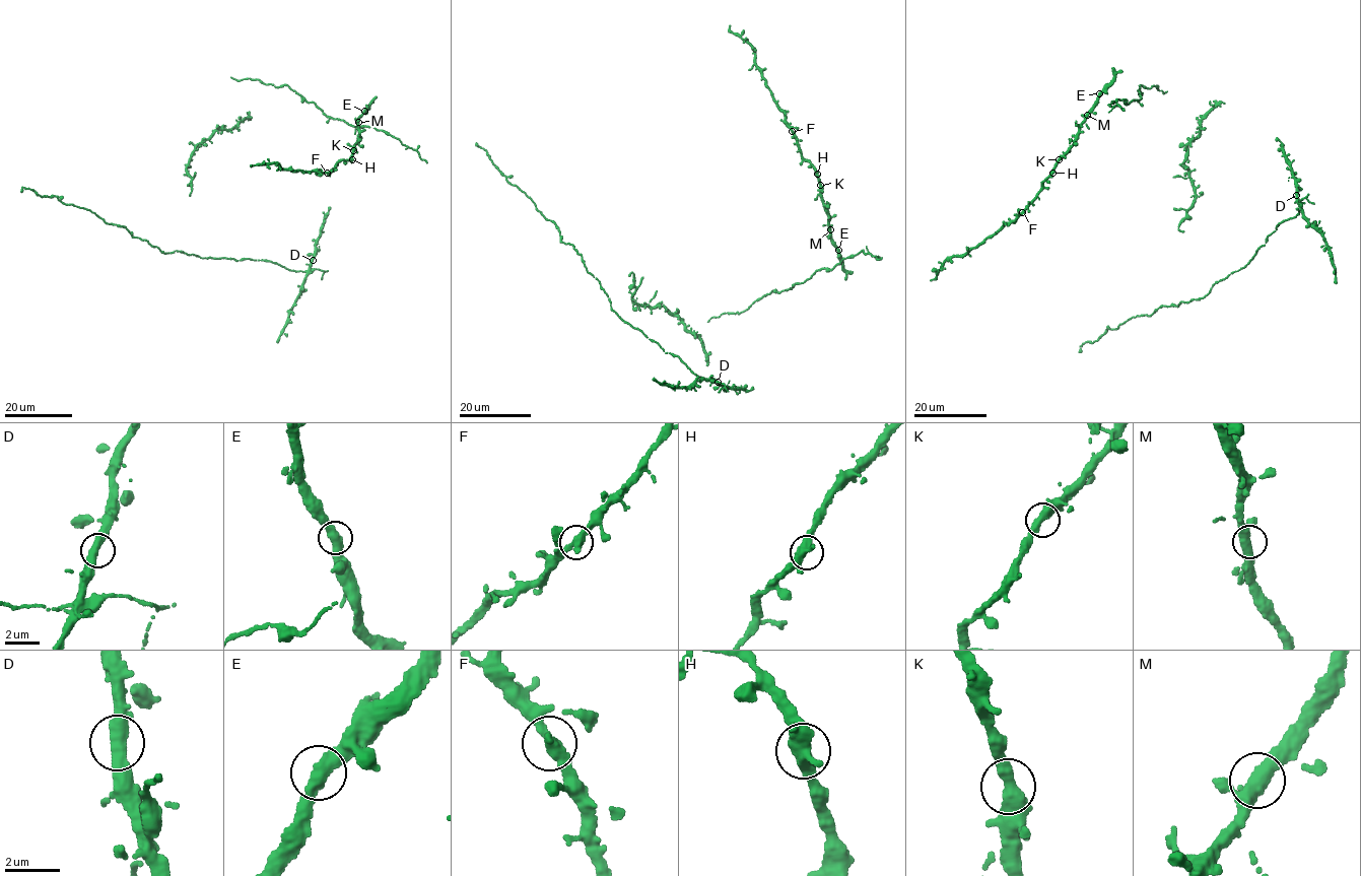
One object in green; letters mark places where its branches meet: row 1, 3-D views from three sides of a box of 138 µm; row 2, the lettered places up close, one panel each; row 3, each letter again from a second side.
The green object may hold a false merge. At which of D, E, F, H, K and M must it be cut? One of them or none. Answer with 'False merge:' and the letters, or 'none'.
False merge: none

